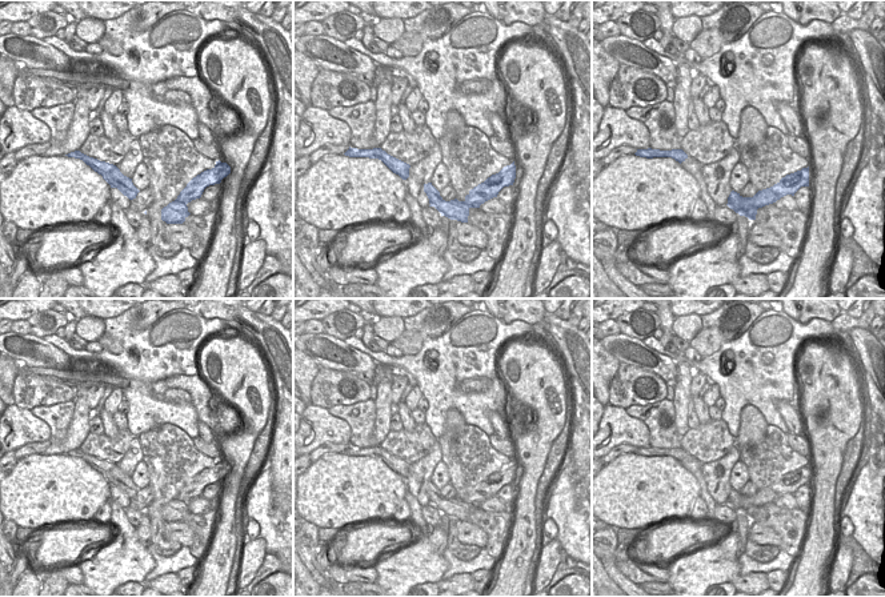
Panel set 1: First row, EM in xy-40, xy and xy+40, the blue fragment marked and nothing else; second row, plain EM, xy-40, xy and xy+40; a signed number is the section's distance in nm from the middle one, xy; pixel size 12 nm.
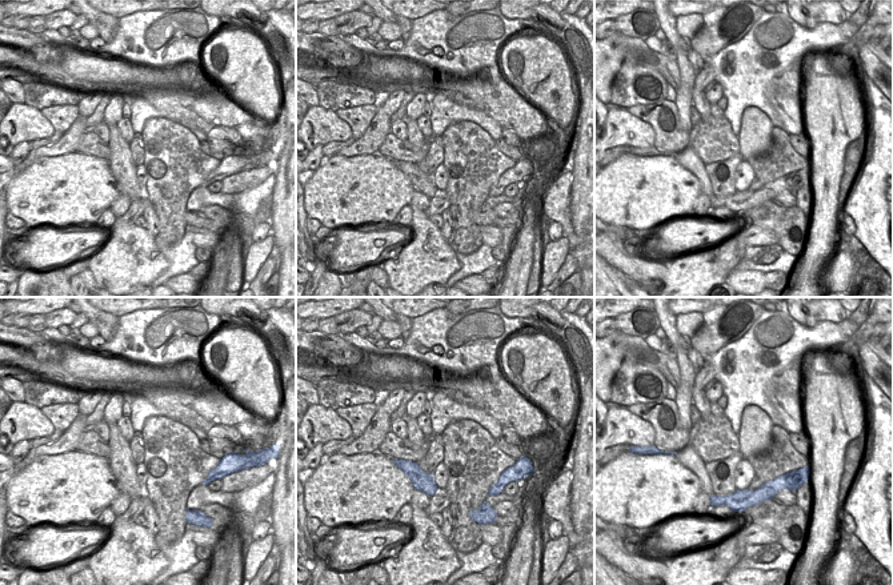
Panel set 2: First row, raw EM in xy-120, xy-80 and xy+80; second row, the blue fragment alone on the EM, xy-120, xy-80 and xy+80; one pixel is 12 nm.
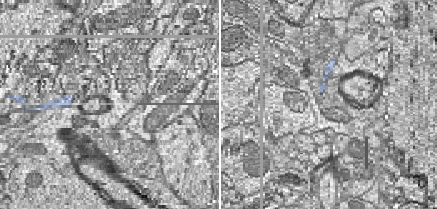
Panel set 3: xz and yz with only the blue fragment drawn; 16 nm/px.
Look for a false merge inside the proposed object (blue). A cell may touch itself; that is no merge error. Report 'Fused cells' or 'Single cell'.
Fused cells

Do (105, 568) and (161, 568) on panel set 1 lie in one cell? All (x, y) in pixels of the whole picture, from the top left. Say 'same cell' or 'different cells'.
different cells

